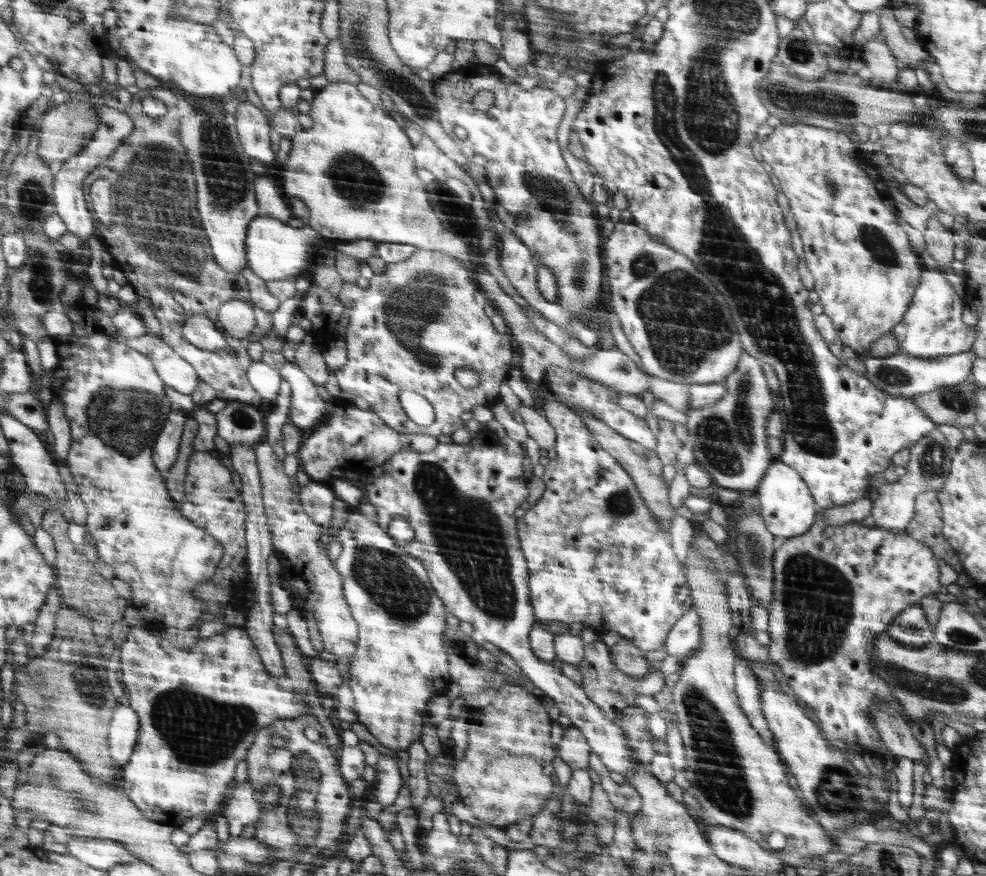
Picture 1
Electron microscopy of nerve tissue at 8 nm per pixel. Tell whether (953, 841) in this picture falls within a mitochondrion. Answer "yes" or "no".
no

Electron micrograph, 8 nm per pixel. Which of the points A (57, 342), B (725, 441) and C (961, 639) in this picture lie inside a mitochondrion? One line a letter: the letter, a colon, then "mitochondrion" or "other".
A: other
B: mitochondrion
C: mitochondrion

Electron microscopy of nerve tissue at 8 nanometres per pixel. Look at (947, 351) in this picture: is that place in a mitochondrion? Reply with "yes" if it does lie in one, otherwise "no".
no

